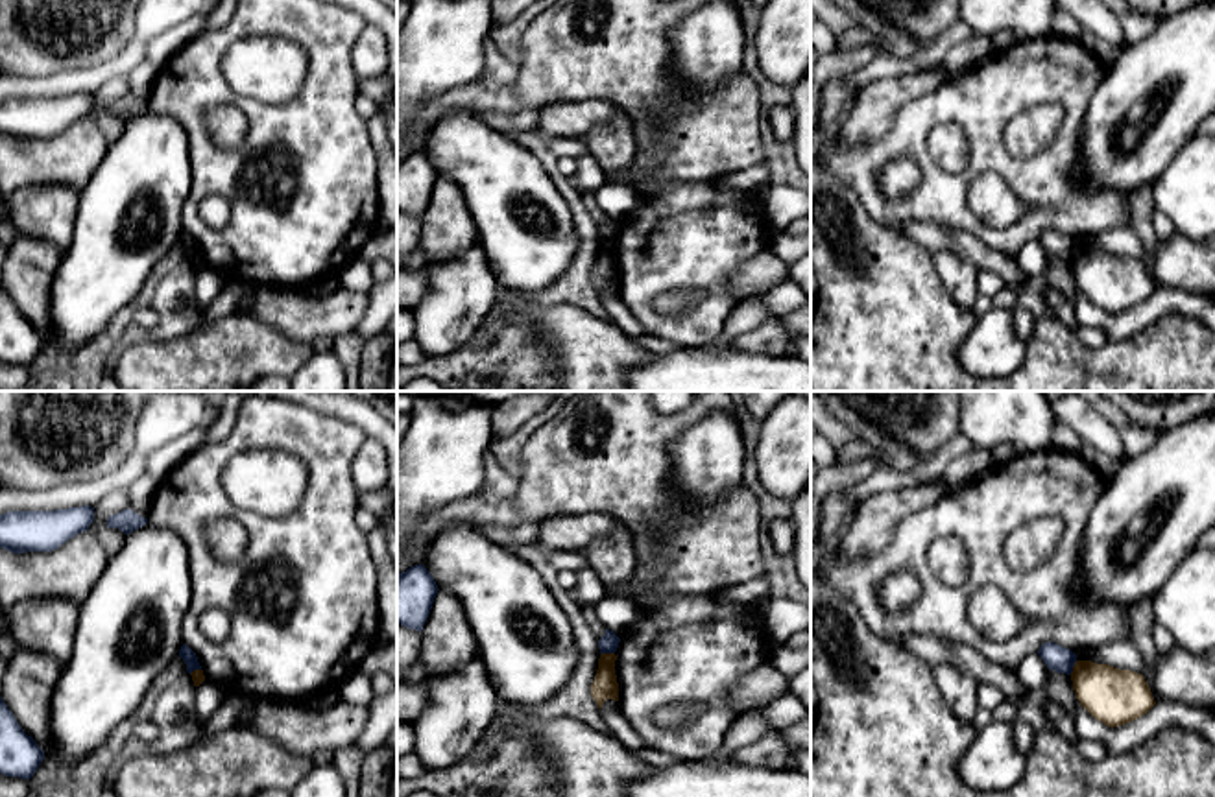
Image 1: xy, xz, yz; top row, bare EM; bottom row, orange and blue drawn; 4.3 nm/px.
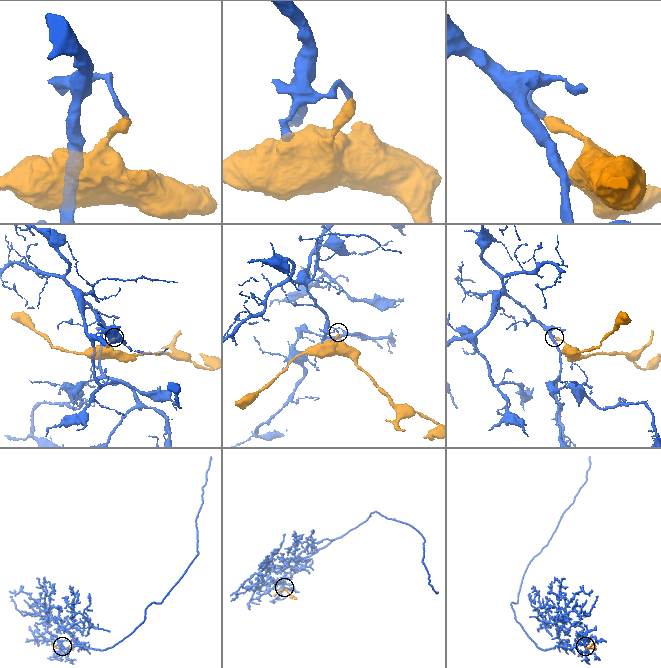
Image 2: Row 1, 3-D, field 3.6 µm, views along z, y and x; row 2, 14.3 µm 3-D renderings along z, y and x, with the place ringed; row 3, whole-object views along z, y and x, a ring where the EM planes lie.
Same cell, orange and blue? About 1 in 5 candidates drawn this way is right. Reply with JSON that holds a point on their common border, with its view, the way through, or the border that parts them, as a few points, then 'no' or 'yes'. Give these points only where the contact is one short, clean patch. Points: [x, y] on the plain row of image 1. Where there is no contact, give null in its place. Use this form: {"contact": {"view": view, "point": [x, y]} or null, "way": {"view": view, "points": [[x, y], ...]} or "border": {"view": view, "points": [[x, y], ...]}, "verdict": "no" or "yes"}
{"contact": {"view": "xz", "point": [606, 240]}, "border": {"view": "xz", "points": [[613, 238], [601, 242]]}, "verdict": "no"}

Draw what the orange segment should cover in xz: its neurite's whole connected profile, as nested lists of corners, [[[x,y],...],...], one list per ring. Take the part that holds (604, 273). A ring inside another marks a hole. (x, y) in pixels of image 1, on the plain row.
[[[602,240],[598,245],[598,256],[591,271],[591,282],[596,288],[598,295],[602,295],[606,286],[619,288],[615,247],[617,247],[615,240]]]

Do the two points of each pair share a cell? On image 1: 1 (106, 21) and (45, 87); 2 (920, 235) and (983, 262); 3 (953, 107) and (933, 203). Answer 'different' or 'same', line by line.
1: different
2: same
3: same

